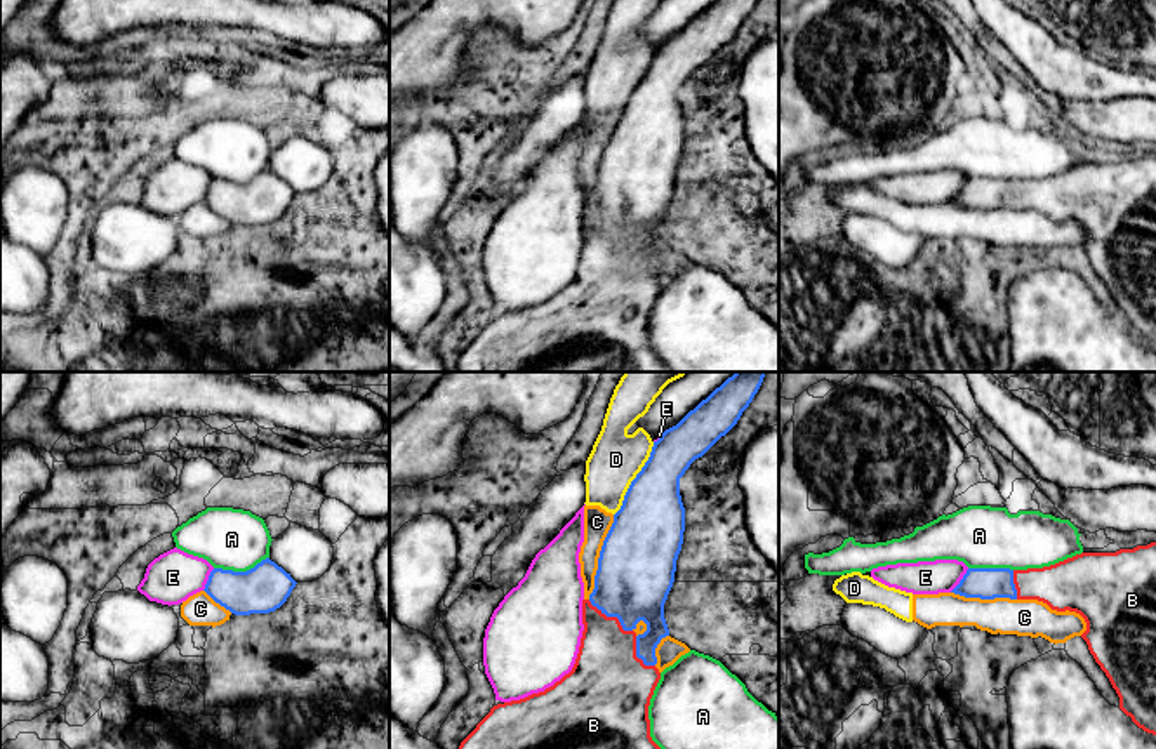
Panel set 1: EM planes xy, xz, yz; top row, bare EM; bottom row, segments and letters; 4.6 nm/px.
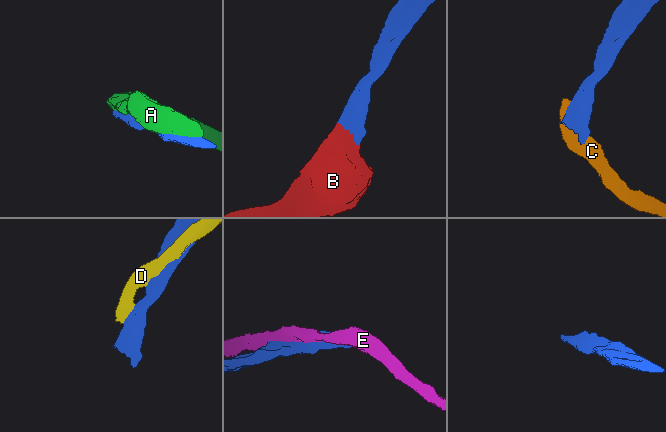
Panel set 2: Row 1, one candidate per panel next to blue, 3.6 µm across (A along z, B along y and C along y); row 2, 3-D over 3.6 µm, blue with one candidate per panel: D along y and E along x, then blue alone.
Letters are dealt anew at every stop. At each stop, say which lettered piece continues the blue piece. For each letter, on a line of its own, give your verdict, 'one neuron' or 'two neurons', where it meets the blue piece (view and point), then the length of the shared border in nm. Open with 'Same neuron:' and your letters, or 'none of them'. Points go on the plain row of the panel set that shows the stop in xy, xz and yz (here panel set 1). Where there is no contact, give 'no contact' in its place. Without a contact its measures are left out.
Same neuron: B
A: two neurons | xy (240, 183) | 260 nm
B: one neuron | xz (612, 226) | 260 nm
C: two neurons | xz (600, 167) | 420 nm
D: two neurons | xz (635, 89) | 400 nm
E: two neurons | yz (960, 192) | 140 nm

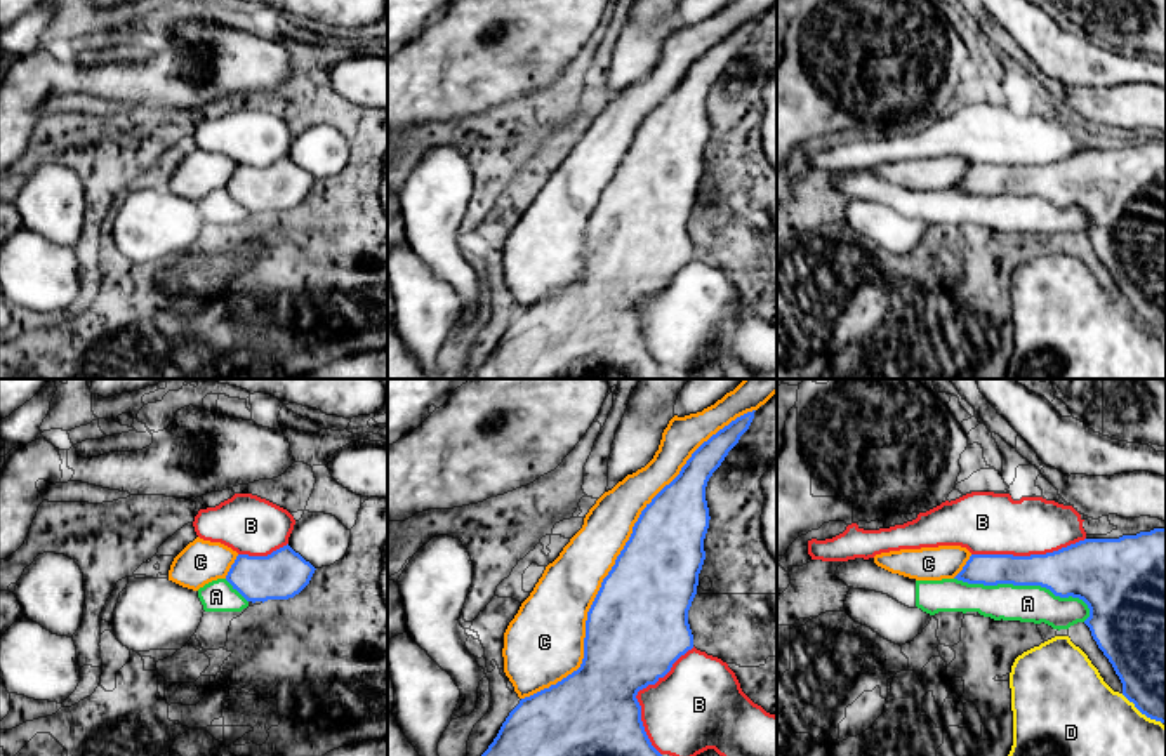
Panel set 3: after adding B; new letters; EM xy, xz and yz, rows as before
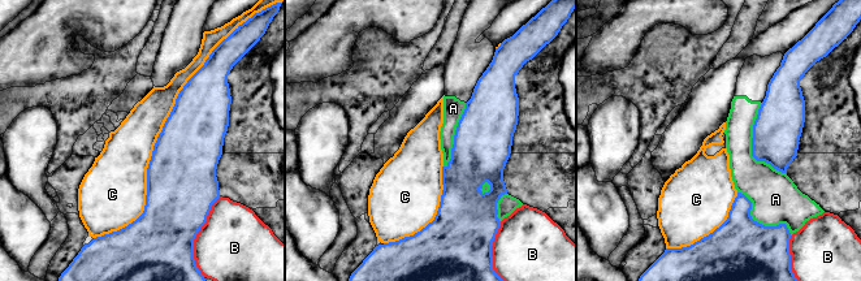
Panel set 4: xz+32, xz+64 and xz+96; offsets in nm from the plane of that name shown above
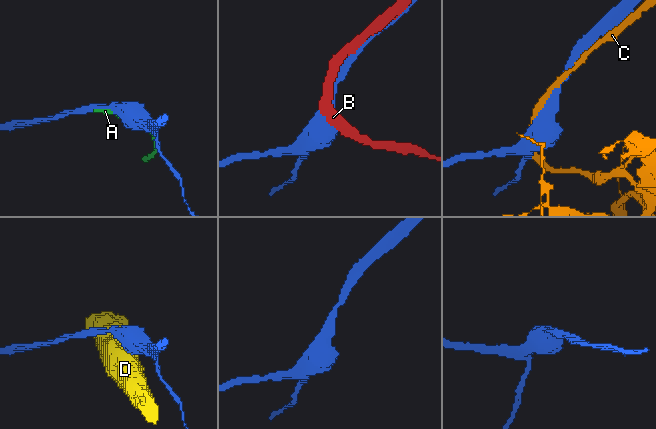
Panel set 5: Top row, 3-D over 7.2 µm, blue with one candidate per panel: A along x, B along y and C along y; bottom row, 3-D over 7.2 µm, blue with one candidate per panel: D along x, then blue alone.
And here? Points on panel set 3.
Same neuron: none of them
A: two neurons | yz (1026, 195) | 650 nm
B: two neurons | xz (636, 305) | 550 nm
C: two neurons | xz (617, 169) | 1700 nm
D: two neurons | yz (1142, 324) | 240 nm

